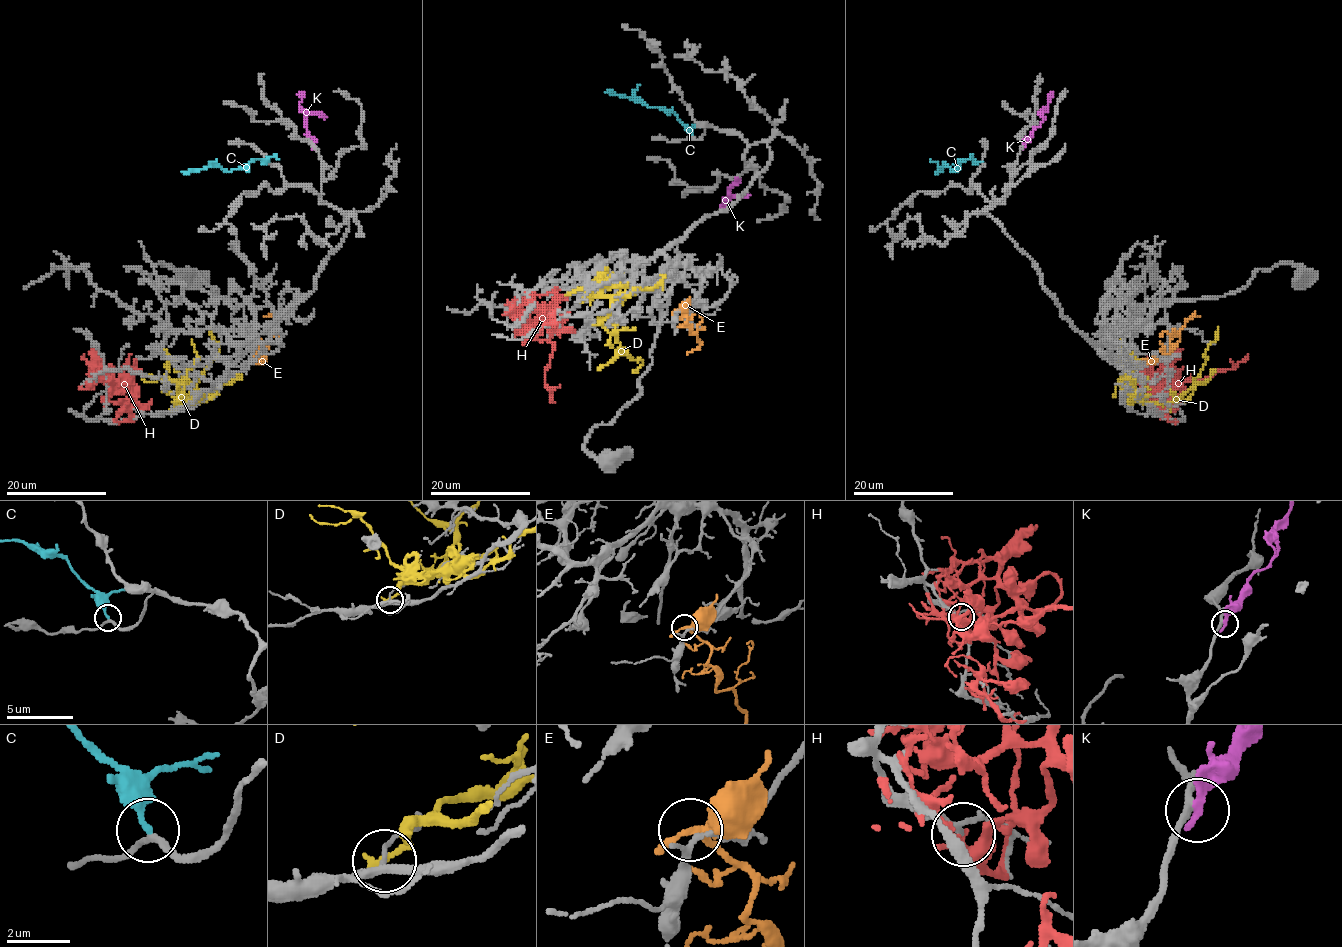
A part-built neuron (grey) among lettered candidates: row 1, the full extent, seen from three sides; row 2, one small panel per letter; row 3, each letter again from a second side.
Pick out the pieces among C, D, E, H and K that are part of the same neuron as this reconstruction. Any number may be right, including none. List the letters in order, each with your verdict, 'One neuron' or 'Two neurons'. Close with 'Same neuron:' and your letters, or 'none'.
C: One neuron
D: Two neurons
E: Two neurons
H: Two neurons
K: Two neurons
Same neuron: C

